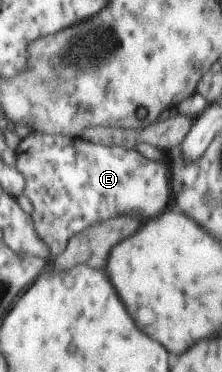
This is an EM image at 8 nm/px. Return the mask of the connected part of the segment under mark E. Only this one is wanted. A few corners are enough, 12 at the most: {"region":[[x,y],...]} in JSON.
{"region":[[34,131],[16,167],[52,255],[171,204],[171,169],[126,144]]}

